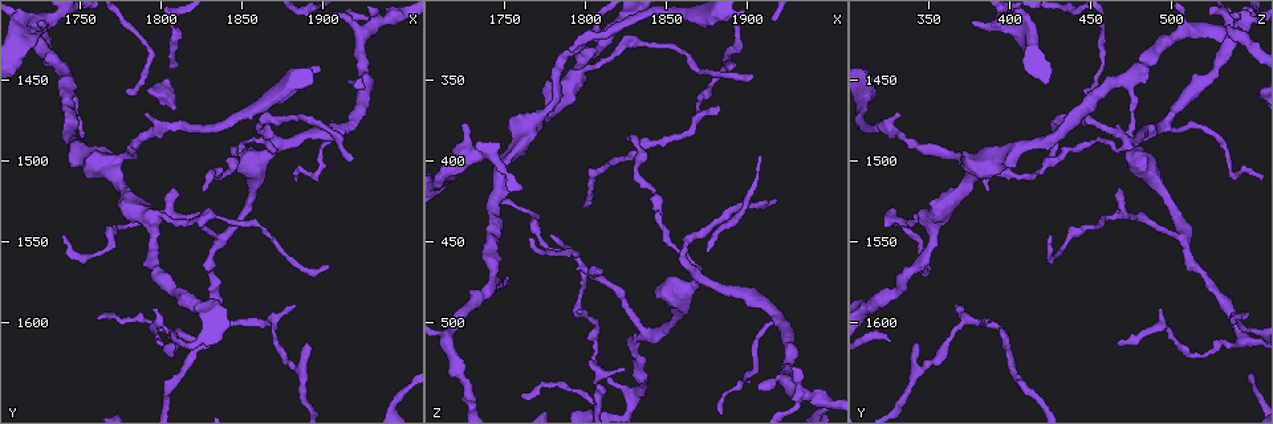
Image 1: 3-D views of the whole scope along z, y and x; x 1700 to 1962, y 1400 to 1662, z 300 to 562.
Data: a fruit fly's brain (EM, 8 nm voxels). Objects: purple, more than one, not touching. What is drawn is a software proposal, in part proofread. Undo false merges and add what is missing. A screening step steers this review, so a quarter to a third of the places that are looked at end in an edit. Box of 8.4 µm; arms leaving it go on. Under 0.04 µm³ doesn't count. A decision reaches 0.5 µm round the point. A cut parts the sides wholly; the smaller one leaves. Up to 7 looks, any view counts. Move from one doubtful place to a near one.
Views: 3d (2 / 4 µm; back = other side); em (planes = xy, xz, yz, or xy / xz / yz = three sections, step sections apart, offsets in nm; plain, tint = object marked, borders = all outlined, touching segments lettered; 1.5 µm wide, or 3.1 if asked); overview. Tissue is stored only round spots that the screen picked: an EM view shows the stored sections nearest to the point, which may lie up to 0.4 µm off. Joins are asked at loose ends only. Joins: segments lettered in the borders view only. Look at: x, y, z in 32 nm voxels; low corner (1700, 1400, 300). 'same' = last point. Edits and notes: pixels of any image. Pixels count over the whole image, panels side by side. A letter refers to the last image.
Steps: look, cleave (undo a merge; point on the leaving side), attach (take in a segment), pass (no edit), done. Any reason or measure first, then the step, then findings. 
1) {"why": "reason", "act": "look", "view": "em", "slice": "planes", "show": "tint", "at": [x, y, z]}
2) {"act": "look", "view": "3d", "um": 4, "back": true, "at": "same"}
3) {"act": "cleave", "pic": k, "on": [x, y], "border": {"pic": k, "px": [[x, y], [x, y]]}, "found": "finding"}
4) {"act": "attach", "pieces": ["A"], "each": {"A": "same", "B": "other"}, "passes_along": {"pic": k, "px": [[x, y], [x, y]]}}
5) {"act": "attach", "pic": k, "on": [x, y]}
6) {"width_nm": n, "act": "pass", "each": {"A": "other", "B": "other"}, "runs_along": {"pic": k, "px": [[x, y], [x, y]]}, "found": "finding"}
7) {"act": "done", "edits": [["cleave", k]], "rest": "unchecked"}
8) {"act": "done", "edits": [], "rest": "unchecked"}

{"why": "end of a long branch", "act": "look", "view": "em", "slice": "yz", "step": 4, "show": "tint", "at": [1808, 1610, 326]}

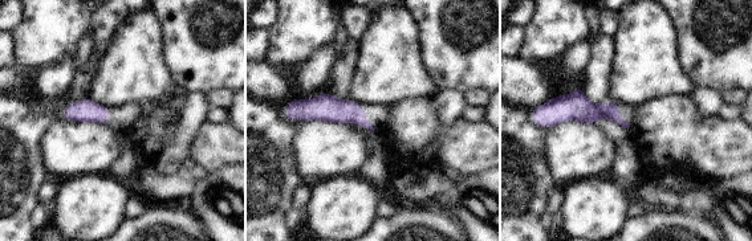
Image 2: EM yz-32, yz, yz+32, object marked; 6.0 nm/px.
{"why": "another direction", "act": "look", "view": "em", "slice": "xy", "step": 4, "show": "borders", "at": "same"}

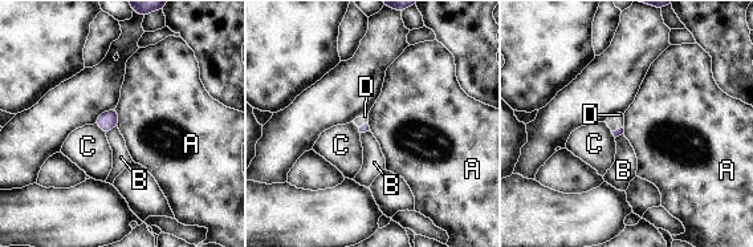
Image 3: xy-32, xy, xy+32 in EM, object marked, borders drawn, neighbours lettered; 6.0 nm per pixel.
{"act": "attach", "pieces": ["D"], "each": {"A": "other", "B": "other", "C": "other", "D": "same"}, "found": "it goes on there"}

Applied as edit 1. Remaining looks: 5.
{"why": "redraw", "act": "look", "view": "overview"}

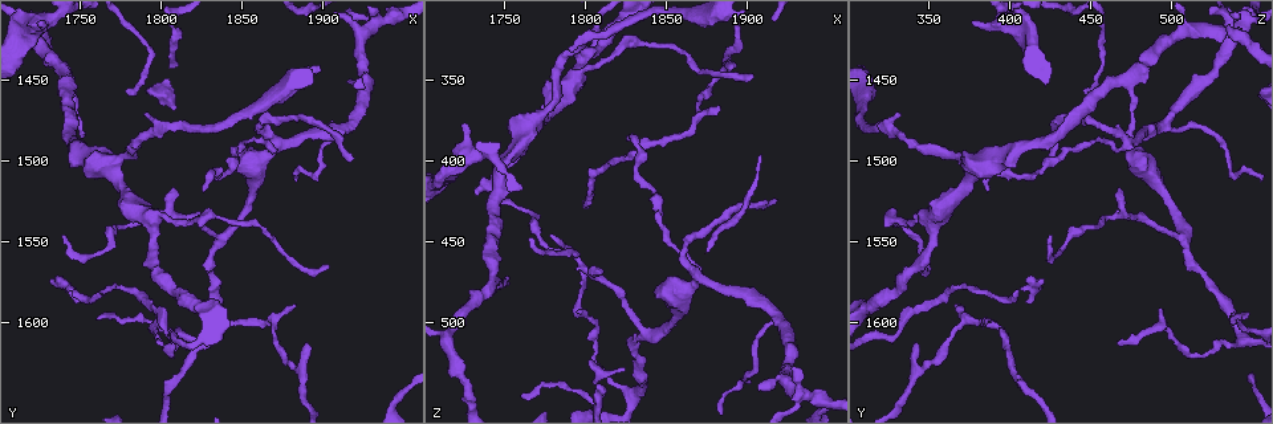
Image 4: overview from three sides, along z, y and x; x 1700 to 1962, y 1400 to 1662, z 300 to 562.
{"why": "thin end", "act": "look", "view": "3d", "um": 4, "at": [1732, 1574, 422]}

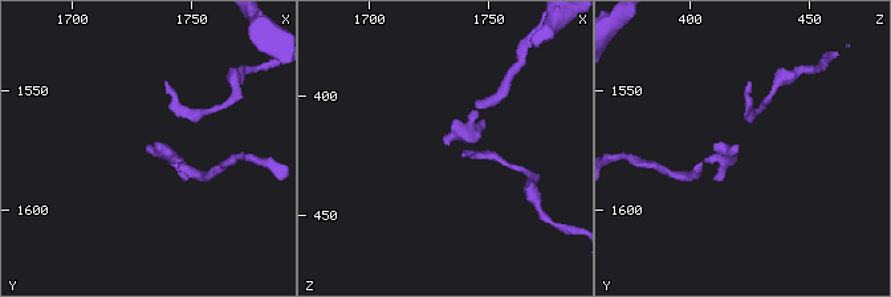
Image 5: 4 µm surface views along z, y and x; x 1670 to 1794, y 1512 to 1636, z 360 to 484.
{"act": "look", "view": "em", "slice": "planes", "show": "borders", "at": [1733, 1572, 420]}

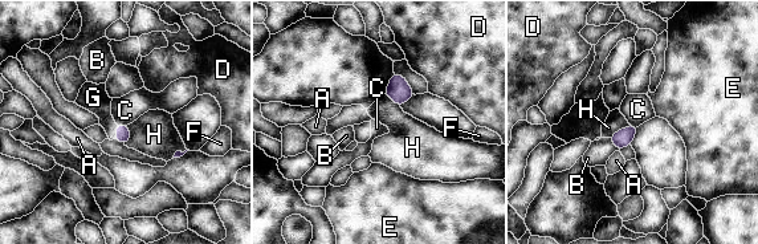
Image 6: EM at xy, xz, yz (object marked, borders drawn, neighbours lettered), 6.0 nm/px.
{"longest_contact_nm": ["H", 150], "act": "attach", "pieces": ["G"], "each": {"A": "other", "B": "other", "C": "other", "D": "other", "E": "other", "F": "other", "G": "same", "H": "other"}, "passes_along": {"pic": 6, "px": [[122, 135], [117, 131], [94, 98]]}, "found": "the neuron continues"}

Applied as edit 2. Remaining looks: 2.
{"act": "done", "edits": [["attach", 3], ["attach", 6]], "rest": "unchecked"}

